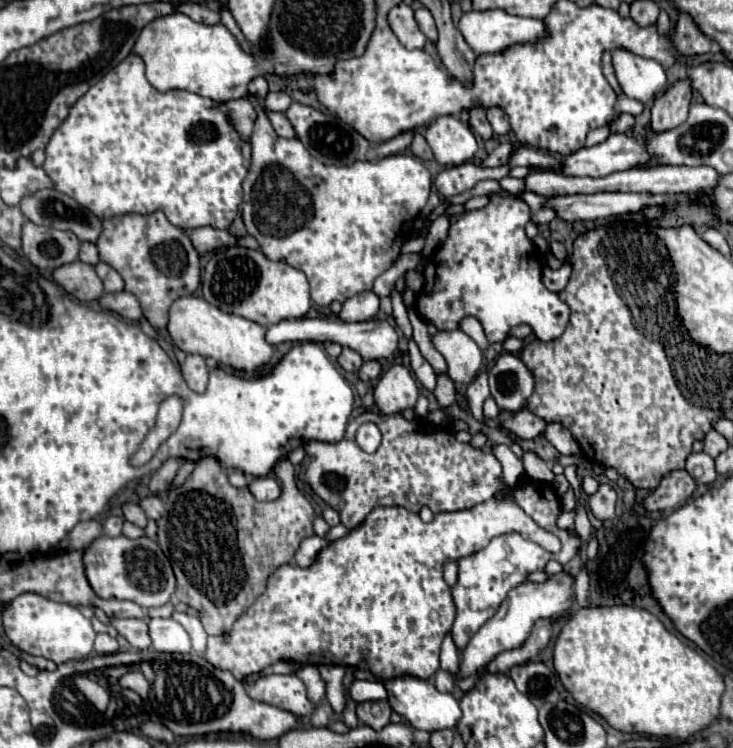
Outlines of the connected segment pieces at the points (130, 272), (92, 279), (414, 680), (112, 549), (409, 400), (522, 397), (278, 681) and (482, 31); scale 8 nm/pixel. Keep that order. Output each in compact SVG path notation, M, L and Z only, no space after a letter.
M153 212L149 216L125 214L105 220L103 224L105 232L101 240L97 240L99 258L123 276L125 290L137 296L143 316L151 326L157 330L165 328L173 300L193 294L199 286L199 254L193 244L189 244L189 236L173 226L163 212Z
M81 260L55 268L53 280L81 302L99 300L103 294L103 284L101 284L95 268Z
M403 674L403 676L387 680L385 688L389 694L387 702L391 704L391 708L399 712L417 730L433 732L433 730L443 730L443 728L455 728L457 720L461 718L461 708L457 700L453 698L453 694L439 692L431 680L421 680L417 676Z
M99 536L93 540L83 554L85 576L97 592L99 598L117 598L117 600L133 600L143 608L163 606L169 602L171 594L175 592L175 576L167 556L161 552L155 540L147 536L141 538L127 538L127 536Z
M401 364L391 366L375 386L375 402L385 414L413 408L417 396L419 396L417 380L415 376L411 376L411 370Z
M503 352L489 370L489 386L501 410L517 412L533 392L533 374L517 354Z
M261 676L247 688L253 700L277 706L295 716L311 716L315 704L307 698L307 688L297 676Z
M469 10L463 12L459 18L457 30L463 34L465 42L471 46L473 52L485 54L485 52L501 52L513 44L519 42L535 42L545 36L545 24L537 18L521 18L521 16L509 16L501 10Z

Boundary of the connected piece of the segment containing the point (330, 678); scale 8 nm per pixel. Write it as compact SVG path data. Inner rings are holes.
M321 666L319 674L325 682L325 702L333 708L335 714L341 714L347 706L345 688L343 688L345 668L343 666Z

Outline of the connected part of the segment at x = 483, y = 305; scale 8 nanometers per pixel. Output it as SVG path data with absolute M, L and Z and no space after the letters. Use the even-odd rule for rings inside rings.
M491 196L491 202L481 210L471 210L451 222L447 240L427 258L423 266L425 284L415 298L415 308L419 316L433 324L437 330L457 330L465 316L473 316L481 322L487 340L503 342L509 328L519 324L529 324L535 336L543 342L555 340L563 334L569 324L569 306L555 294L549 292L541 282L541 262L537 258L537 248L533 240L525 234L525 224L529 222L529 206L515 198Z

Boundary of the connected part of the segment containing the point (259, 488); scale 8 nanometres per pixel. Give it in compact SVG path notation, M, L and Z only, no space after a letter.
M273 476L255 478L249 484L249 490L257 500L277 500L277 496L281 494L281 488L279 488L279 484L277 484L277 480Z

